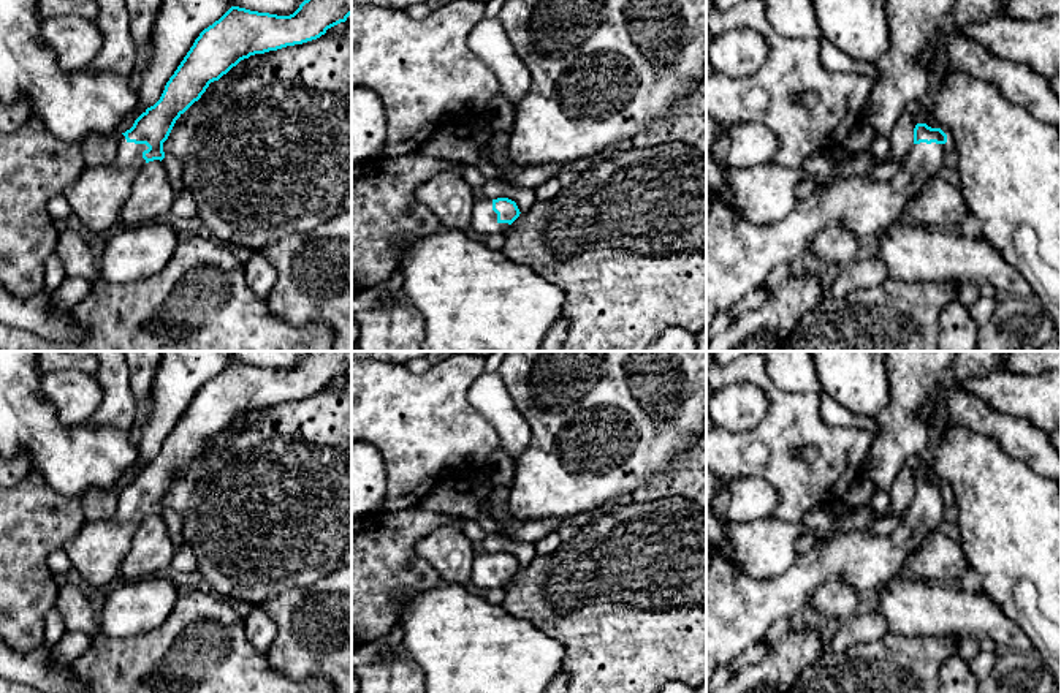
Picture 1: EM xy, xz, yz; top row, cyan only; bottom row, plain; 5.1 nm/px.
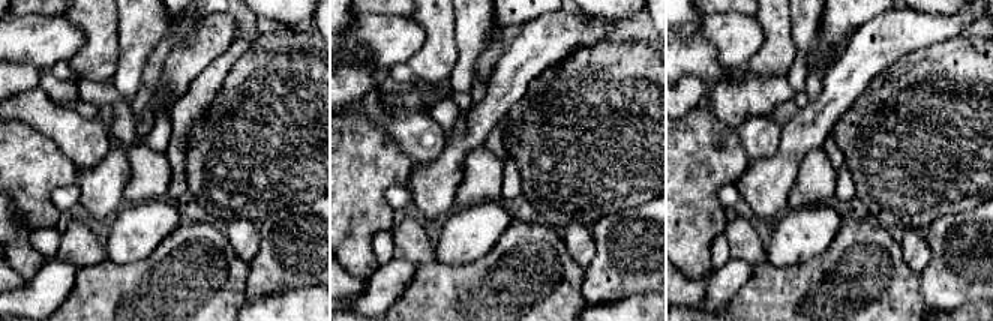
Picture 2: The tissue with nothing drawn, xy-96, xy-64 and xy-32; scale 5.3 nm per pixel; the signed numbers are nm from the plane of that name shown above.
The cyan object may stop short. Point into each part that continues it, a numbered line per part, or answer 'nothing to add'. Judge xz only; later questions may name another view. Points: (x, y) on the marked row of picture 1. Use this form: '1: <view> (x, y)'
1: xz (483, 219)

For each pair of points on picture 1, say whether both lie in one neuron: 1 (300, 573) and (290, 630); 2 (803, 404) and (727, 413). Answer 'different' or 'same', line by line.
1: different
2: different

